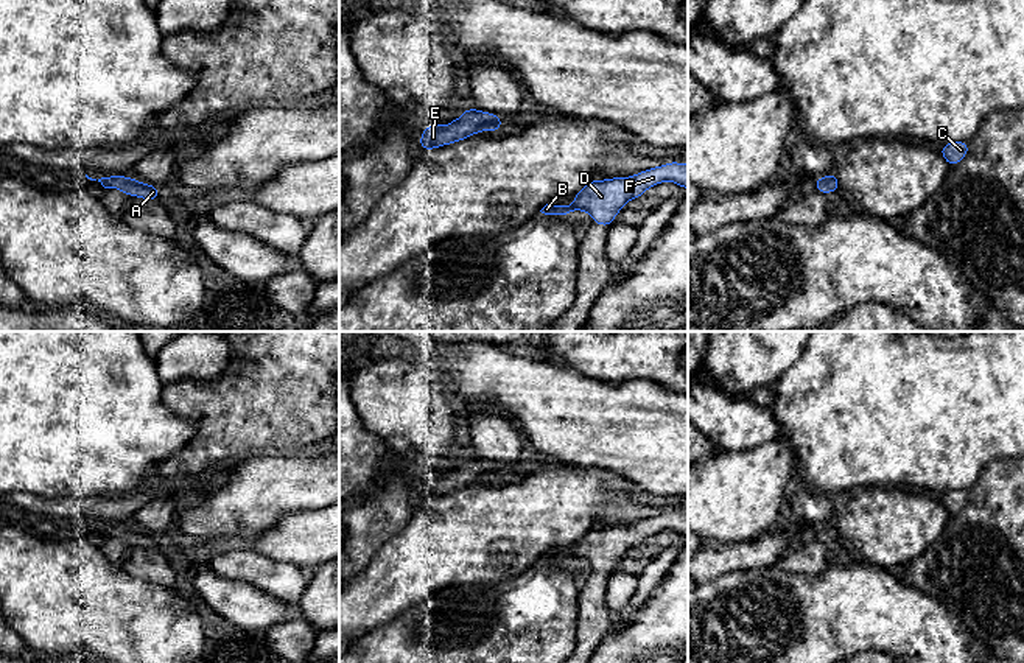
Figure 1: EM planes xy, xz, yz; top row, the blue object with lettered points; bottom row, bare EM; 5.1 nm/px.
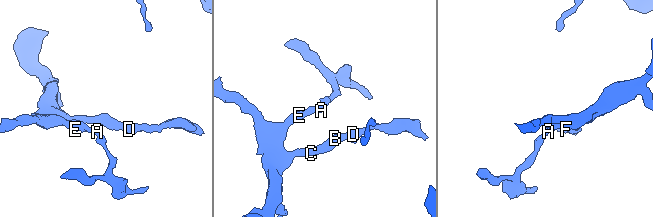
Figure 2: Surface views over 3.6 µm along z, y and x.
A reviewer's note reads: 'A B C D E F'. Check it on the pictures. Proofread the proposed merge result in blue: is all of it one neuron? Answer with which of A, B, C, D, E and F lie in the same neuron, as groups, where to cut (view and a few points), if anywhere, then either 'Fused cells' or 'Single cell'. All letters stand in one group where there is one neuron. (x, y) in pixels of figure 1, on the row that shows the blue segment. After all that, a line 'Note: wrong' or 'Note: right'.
Groups: A B C D E F. No split. Single cell
Note: right

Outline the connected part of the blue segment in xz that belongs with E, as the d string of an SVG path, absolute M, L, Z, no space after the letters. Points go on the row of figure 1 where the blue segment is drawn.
M465 109L461 118L454 118L448 126L430 125L423 129L419 146L430 151L464 140L482 131L501 131L503 120L490 112Z

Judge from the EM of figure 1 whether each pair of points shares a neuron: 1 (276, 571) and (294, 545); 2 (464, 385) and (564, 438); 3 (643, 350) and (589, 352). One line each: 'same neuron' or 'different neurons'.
1: different neurons
2: same neuron
3: same neuron

